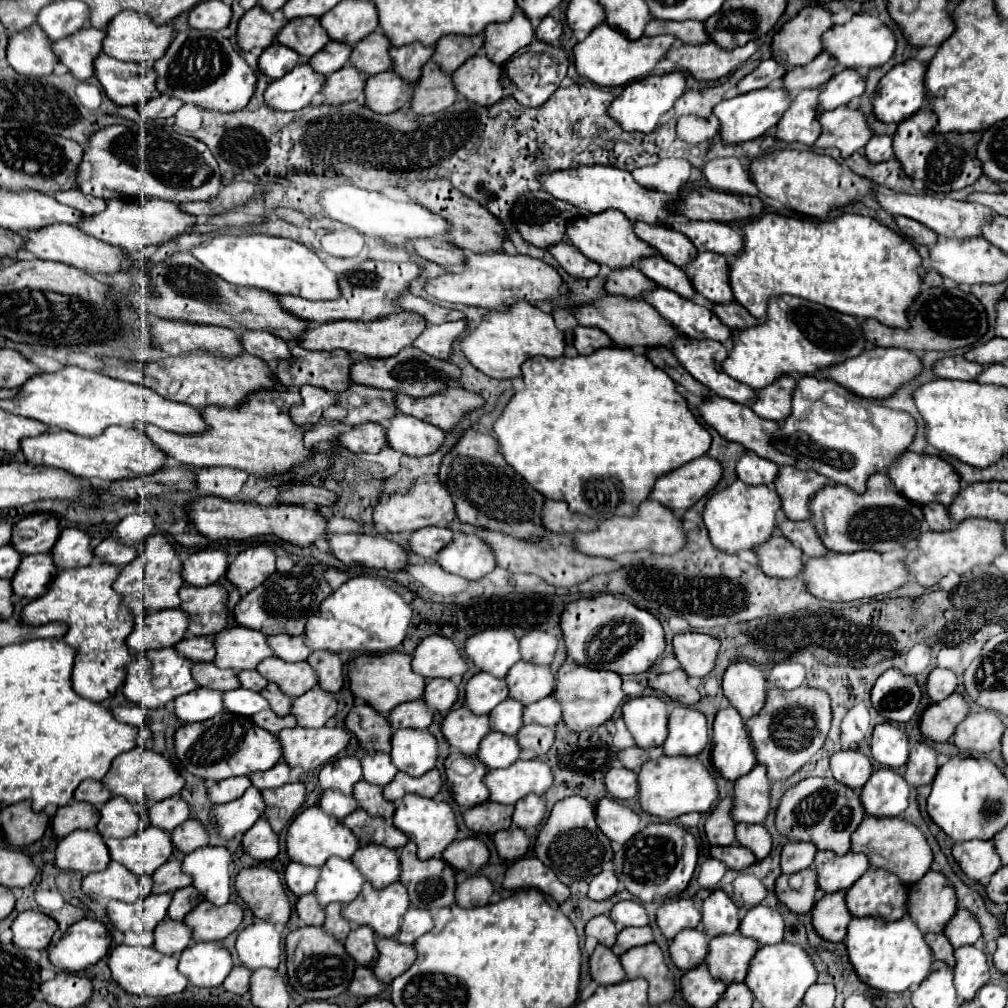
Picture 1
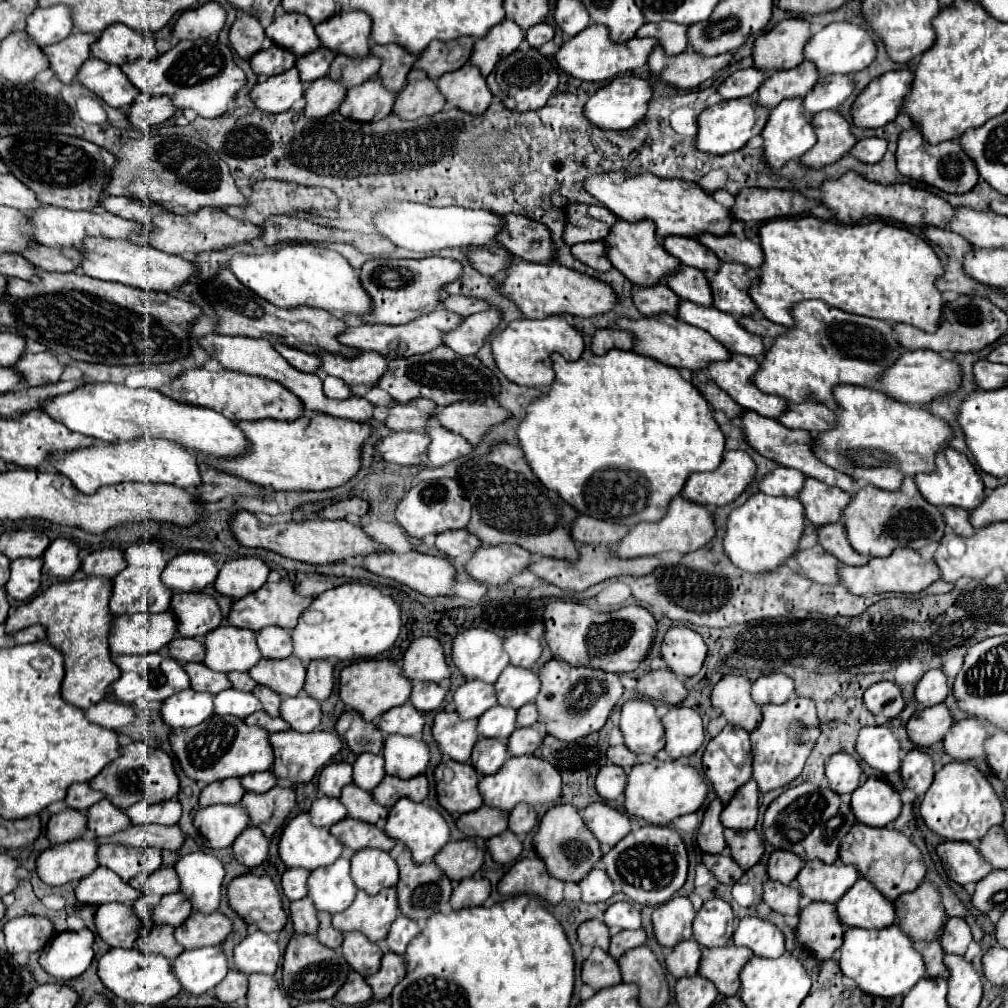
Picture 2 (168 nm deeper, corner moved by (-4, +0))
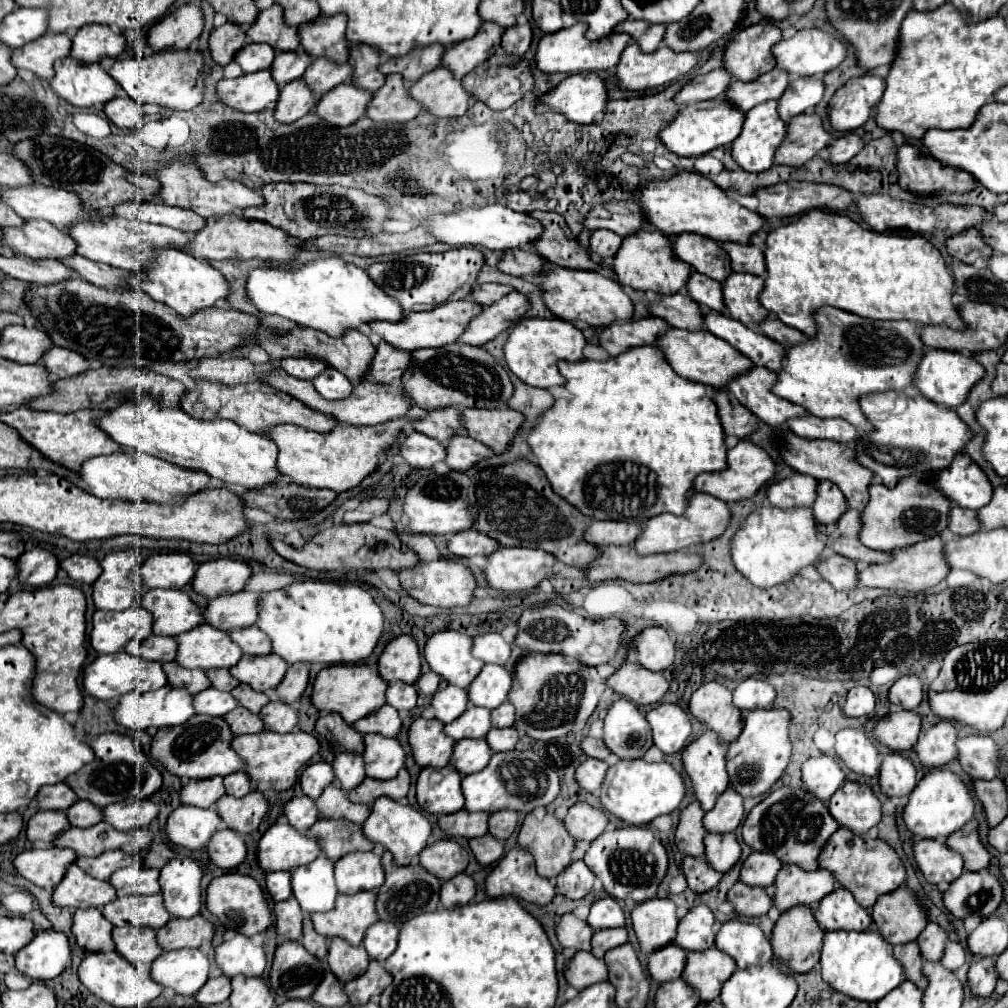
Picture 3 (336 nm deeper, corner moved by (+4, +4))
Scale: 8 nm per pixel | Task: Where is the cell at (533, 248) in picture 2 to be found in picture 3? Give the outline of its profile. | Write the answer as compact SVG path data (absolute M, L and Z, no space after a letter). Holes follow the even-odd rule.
M531 211L529 215L543 225L541 237L533 243L543 259L569 269L599 269L599 265L591 261L589 253L571 235L561 215L549 211Z

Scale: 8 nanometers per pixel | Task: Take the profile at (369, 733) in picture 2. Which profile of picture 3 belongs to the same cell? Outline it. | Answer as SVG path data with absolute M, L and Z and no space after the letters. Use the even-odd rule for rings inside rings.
M321 713L317 721L317 733L325 735L339 751L351 751L351 753L365 751L363 735L353 725L345 723L339 713Z

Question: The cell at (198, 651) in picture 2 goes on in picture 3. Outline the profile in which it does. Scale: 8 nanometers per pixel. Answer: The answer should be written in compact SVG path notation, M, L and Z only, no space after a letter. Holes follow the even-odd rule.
M149 635L149 639L145 639L145 643L141 641L129 641L125 651L129 651L131 655L149 659L149 661L173 661L177 657L177 639L175 637L159 637L159 635Z

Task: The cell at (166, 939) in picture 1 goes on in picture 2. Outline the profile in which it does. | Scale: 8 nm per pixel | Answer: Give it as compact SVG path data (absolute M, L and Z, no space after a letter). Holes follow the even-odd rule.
M151 927L151 931L139 935L137 949L143 953L159 953L165 959L173 961L183 949L173 937L173 927Z

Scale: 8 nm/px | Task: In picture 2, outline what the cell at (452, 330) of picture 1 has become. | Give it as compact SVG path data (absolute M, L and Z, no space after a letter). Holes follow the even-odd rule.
M491 307L483 313L467 317L461 327L445 335L443 343L459 355L475 355L483 347L485 339L499 327L499 323L501 323L501 309Z

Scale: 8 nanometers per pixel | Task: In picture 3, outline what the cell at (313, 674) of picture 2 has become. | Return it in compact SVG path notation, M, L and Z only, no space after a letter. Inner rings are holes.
M293 663L289 665L285 679L281 681L281 701L283 703L297 703L303 695L303 691L309 685L309 665L307 663Z

